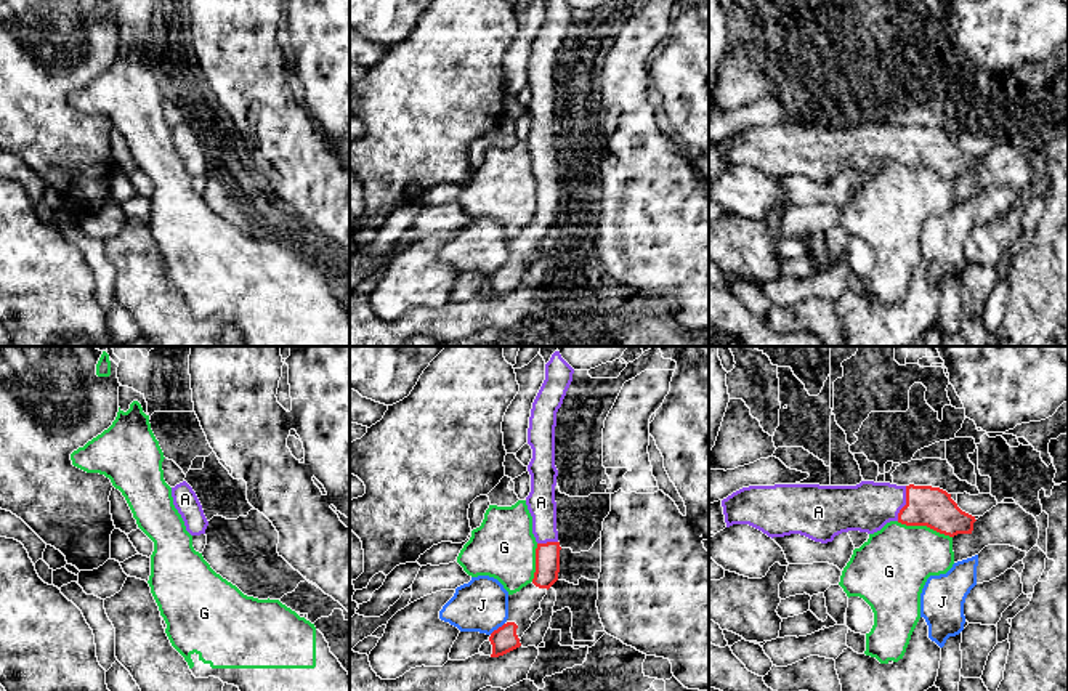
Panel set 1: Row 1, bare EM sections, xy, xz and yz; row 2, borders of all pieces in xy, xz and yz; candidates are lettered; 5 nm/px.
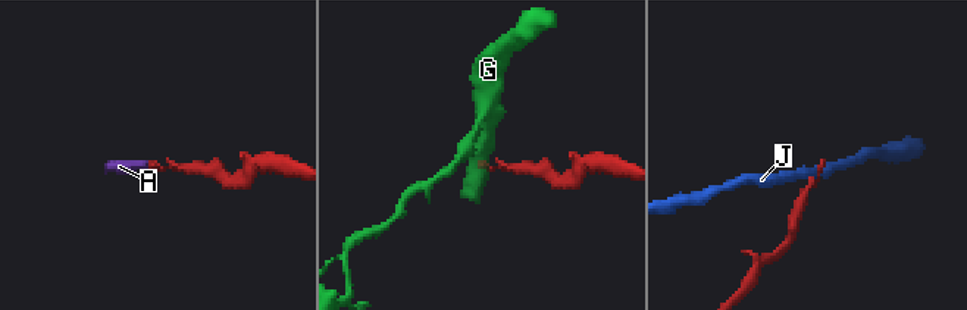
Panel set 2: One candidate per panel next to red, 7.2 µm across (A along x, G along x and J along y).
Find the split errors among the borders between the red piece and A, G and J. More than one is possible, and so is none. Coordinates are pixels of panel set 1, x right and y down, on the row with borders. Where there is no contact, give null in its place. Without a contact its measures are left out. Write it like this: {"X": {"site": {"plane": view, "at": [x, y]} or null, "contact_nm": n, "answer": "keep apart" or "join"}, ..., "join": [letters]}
{"A": {"site": {"plane": "yz", "at": [906, 504]}, "contact_nm": 180, "answer": "join"}, "G": {"site": {"plane": "yz", "at": [924, 525]}, "contact_nm": 300, "answer": "keep apart"}, "J": {"site": {"plane": "xz", "at": [497, 629]}, "contact_nm": 100, "answer": "keep apart"}, "join": ["A"]}

